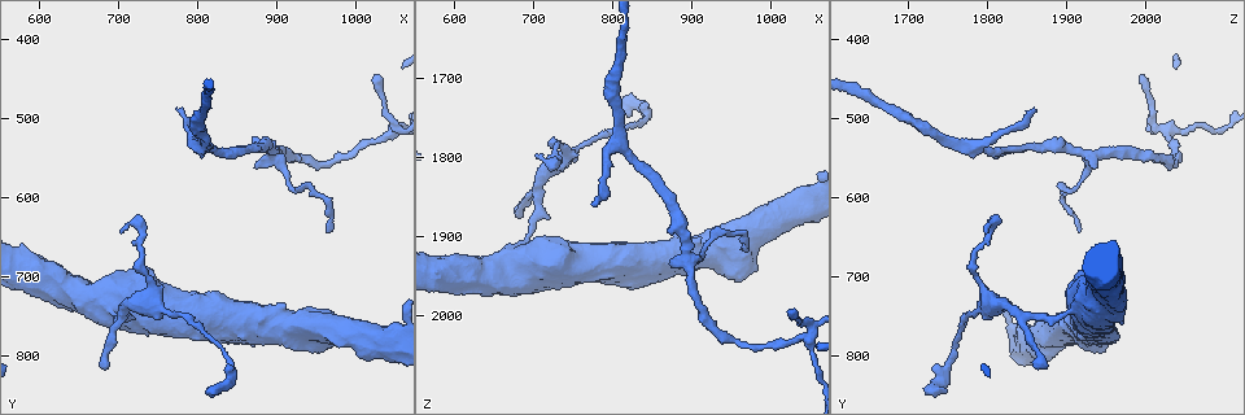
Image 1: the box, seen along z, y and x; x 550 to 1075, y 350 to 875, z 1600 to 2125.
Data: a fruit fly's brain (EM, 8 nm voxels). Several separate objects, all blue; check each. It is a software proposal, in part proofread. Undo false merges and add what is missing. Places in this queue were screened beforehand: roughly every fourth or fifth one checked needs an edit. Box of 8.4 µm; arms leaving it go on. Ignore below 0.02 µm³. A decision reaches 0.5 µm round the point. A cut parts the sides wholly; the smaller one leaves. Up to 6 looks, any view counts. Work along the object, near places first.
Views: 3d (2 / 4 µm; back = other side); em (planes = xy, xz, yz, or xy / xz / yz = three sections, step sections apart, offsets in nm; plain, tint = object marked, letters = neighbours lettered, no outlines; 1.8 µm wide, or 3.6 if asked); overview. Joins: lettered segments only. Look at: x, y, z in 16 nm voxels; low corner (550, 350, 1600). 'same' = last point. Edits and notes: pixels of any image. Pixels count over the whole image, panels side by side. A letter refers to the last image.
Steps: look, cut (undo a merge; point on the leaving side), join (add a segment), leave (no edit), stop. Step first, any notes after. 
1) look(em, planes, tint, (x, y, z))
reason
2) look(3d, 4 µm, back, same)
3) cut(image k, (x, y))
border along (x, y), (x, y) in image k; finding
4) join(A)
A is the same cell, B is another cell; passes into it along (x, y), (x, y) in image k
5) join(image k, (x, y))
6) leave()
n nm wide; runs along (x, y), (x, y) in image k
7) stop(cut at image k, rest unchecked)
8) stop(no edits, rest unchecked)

look(3d, 4 µm, back, (1045, 785, 1855))

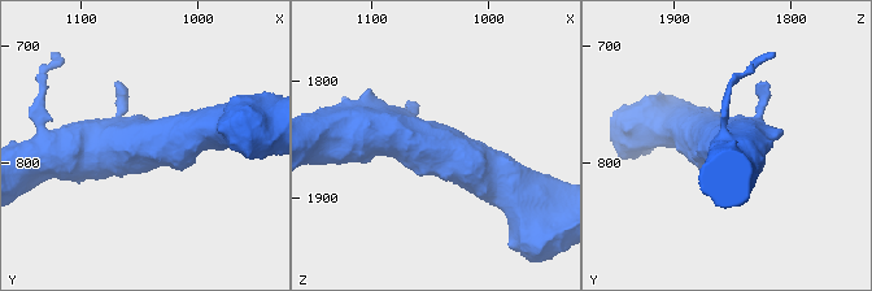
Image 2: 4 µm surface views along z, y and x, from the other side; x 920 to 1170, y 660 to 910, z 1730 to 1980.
look(em, 3.6 µm, yz, step 16, tint, (1046, 786, 1858))

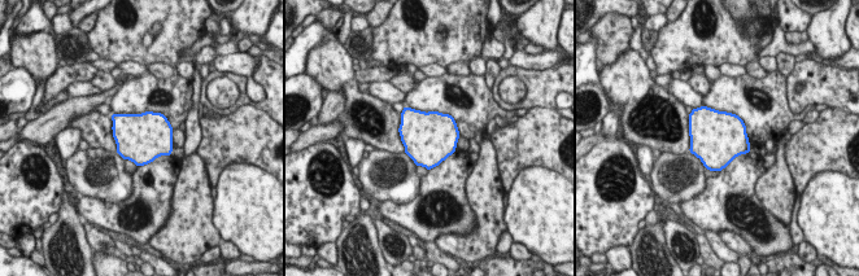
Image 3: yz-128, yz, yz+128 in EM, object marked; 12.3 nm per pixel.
look(em, 3.6 µm, yz, step 16, letters, same)

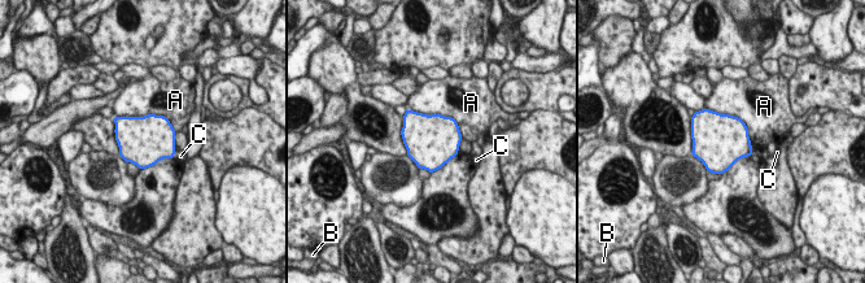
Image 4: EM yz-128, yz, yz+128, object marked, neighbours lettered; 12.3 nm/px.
join(C)
C is the same cell, A and B are other cells; passes into it along (158, 140), (174, 153), (180, 156) in image 4; the neuron continues

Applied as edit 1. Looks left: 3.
look(overview)
see it whole again

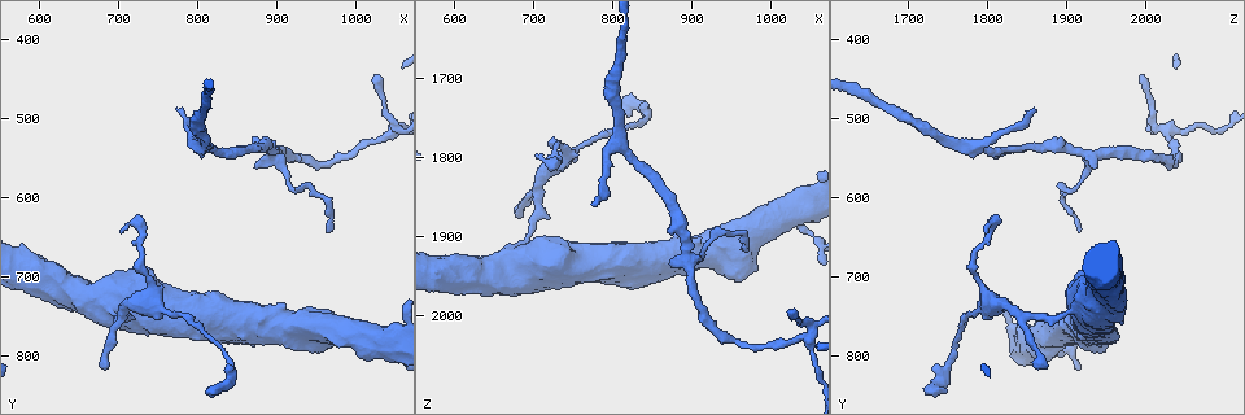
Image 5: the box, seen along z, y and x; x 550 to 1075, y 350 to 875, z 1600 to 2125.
look(em, xy, step 8, letters, (825, 845, 1750))
long arm stops here

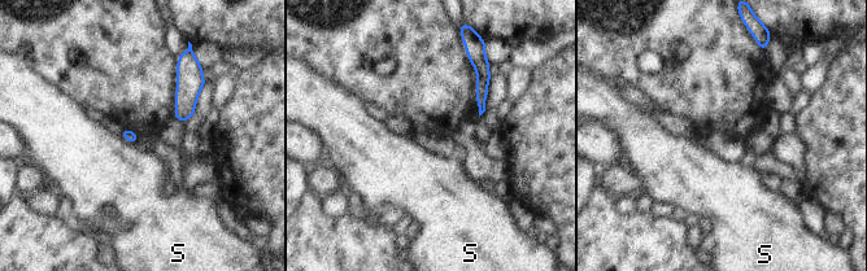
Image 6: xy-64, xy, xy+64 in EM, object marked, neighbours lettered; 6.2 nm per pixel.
look(em, planes, letters, same)

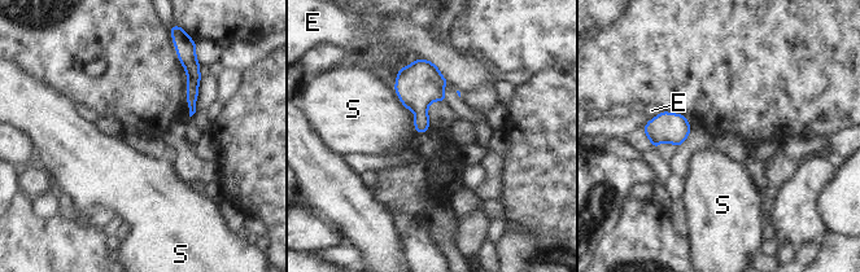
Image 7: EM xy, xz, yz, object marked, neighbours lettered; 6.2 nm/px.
leave()
S touches over 320 nm; E and S are other cells; border along (393, 90), (414, 114), (418, 132) in image 7; none of them fits

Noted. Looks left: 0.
stop(join at image 4, rest unchecked)

